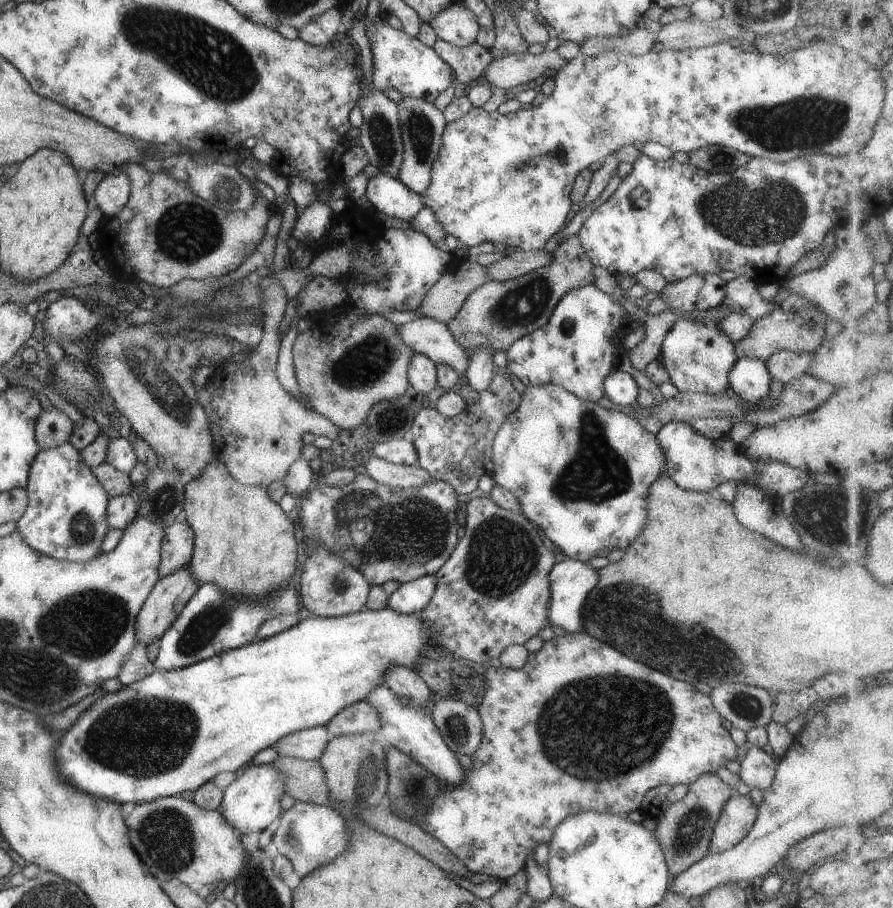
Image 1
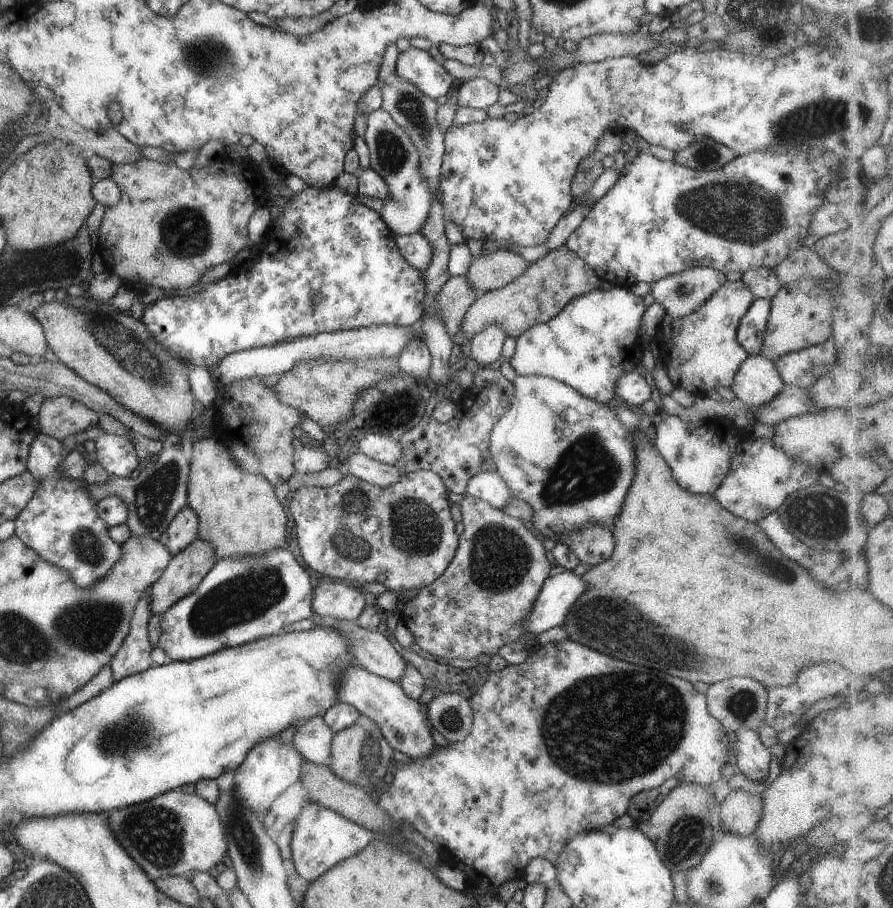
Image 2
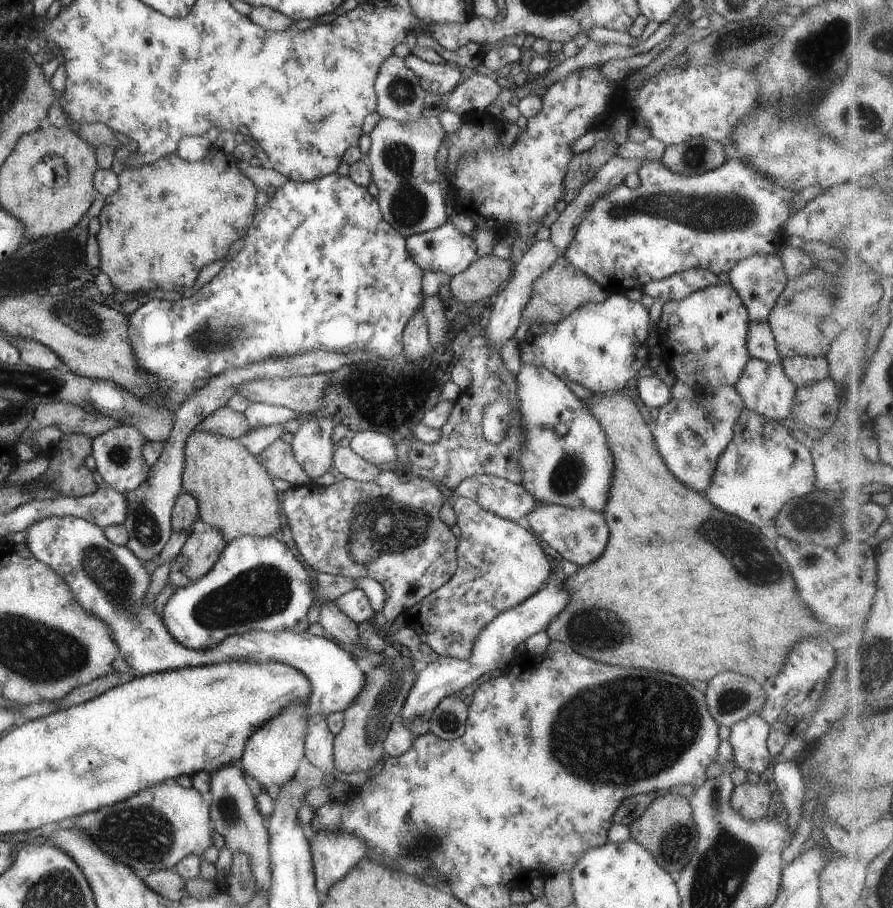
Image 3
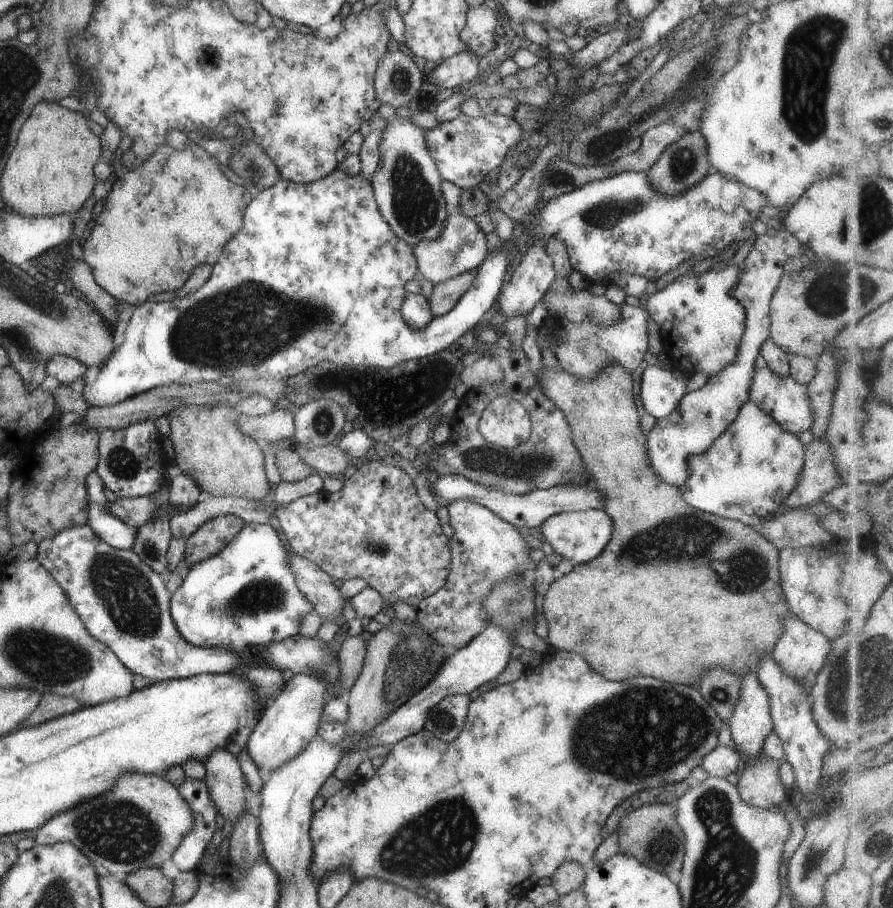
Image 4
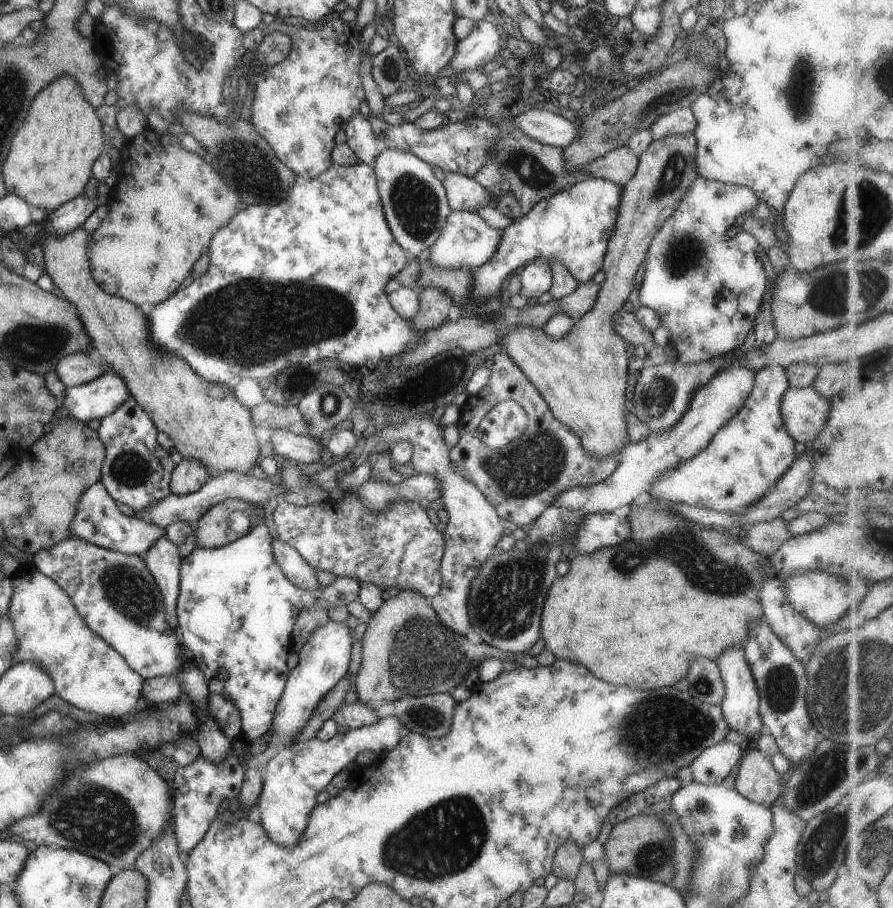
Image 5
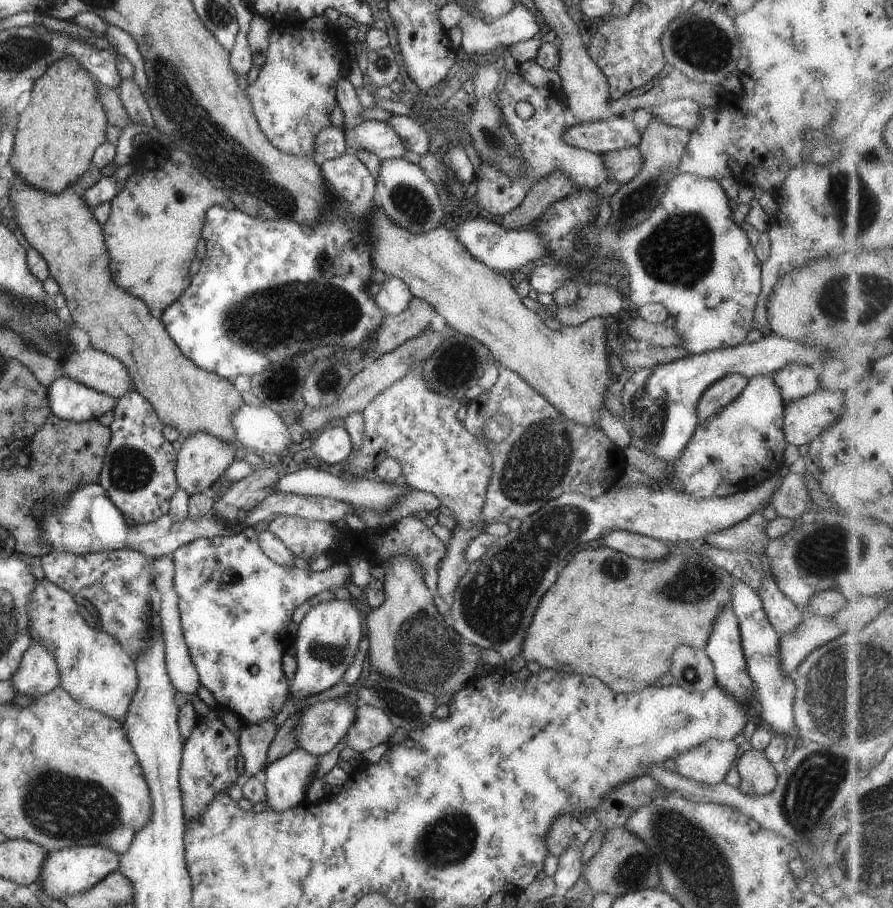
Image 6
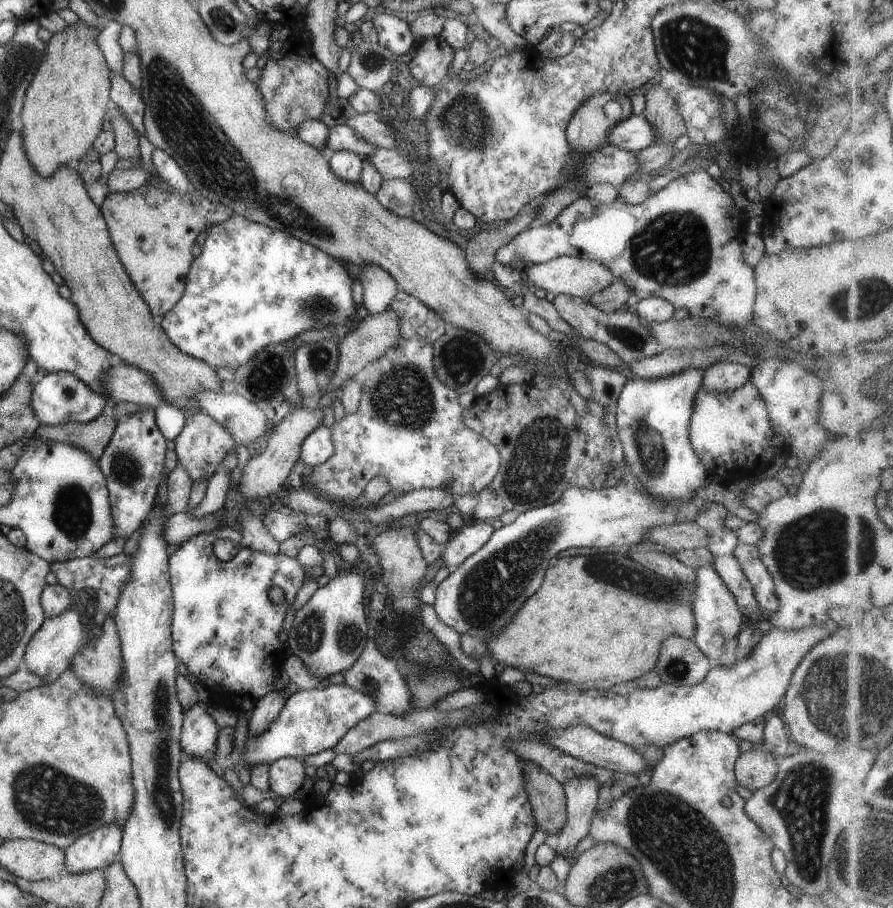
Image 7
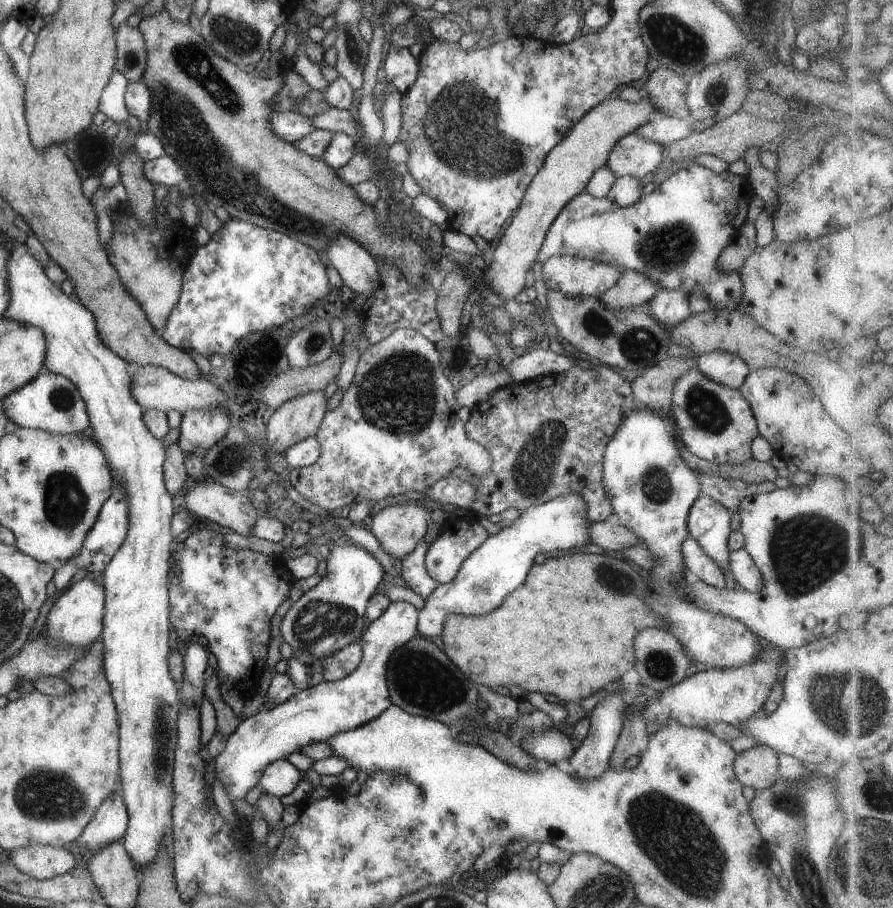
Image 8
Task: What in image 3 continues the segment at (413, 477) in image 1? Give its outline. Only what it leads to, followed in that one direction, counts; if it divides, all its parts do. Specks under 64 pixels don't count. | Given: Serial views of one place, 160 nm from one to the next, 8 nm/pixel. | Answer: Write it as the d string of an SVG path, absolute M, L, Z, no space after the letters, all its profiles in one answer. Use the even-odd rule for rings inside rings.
M335 446L331 470L340 478L355 479L356 481L370 481L381 472L377 465L363 460L348 446Z

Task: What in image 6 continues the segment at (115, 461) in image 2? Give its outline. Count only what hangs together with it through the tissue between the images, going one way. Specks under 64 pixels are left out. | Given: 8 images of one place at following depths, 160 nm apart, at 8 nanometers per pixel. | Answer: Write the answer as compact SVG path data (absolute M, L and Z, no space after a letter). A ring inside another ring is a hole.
M128 390L116 400L113 408L113 421L108 428L110 431L109 443L95 483L105 490L112 505L119 510L124 518L129 518L134 525L147 524L168 513L169 498L177 488L175 479L176 452L171 443L163 438L163 425L155 414L155 410L139 392Z

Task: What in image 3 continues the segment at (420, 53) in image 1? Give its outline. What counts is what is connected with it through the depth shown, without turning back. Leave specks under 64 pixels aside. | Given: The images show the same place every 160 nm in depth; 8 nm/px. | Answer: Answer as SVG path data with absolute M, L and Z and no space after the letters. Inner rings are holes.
M411 53L402 59L405 66L417 76L420 87L426 92L427 97L451 92L452 88L459 82L460 69L452 64L429 63Z

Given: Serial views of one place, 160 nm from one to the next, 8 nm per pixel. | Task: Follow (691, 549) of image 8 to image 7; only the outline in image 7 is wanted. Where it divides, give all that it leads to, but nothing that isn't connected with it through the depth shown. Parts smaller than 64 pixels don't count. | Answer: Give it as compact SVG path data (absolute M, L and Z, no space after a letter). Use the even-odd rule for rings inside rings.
M706 559L702 566L695 570L696 588L693 594L692 612L695 618L694 644L712 665L727 666L737 662L734 650L737 650L736 637L744 622L740 609L731 592L725 587L717 572Z

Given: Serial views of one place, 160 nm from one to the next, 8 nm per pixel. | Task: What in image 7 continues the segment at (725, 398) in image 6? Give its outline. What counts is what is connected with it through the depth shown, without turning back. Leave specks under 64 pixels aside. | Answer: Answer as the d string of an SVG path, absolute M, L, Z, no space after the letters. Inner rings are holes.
M720 361L705 368L701 386L707 392L726 392L739 389L749 381L750 370L732 361Z

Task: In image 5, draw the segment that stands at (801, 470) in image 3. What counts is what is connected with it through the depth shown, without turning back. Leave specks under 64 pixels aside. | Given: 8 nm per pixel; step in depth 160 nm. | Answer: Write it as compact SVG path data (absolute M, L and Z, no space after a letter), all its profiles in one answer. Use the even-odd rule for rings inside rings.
M767 366L758 370L743 406L715 432L703 450L684 460L674 469L664 471L658 479L652 481L647 494L653 499L730 513L741 513L742 509L759 500L796 459L793 455L795 441L787 434L780 415L780 400L788 388L784 368Z

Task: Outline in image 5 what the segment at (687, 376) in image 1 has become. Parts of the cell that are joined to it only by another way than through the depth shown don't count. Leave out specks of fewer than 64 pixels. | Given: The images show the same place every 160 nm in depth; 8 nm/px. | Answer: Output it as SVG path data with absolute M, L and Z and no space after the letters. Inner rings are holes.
M696 177L687 190L683 190L671 216L663 220L651 238L642 262L645 270L637 292L639 303L659 314L660 324L669 331L668 343L675 350L676 359L683 364L733 353L752 330L767 282L762 259L757 256L759 244L747 232L737 232L731 238L727 238L725 232L734 224L736 216L753 213L757 203L758 199L749 188Z

